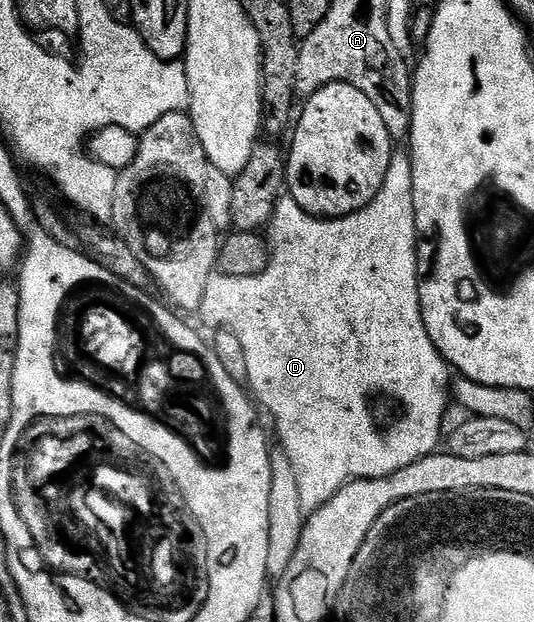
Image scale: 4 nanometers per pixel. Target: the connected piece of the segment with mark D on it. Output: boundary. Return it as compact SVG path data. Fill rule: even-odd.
M397 150L393 153L393 161L387 170L387 178L379 194L375 194L375 198L366 208L361 208L350 216L318 219L305 212L292 196L282 195L275 206L275 214L267 229L269 265L258 276L215 274L207 282L199 316L202 316L207 323L213 324L214 329L231 330L231 334L235 334L235 338L243 342L243 354L247 354L248 391L262 409L265 407L277 419L277 434L281 438L280 447L295 466L295 474L299 478L299 502L303 502L306 513L311 514L316 508L324 506L350 480L378 480L395 474L403 470L403 466L411 466L411 462L419 462L423 458L434 455L438 451L437 443L442 443L443 410L447 410L447 406L451 403L451 369L439 354L439 350L435 350L435 342L431 342L427 334L427 326L423 326L423 314L419 302L421 285L419 275L417 276L417 235L419 229L413 201L413 161L406 153L404 156L401 150ZM297 224L301 228L313 228L317 224L317 245L310 252L288 252L281 245L296 242Z

